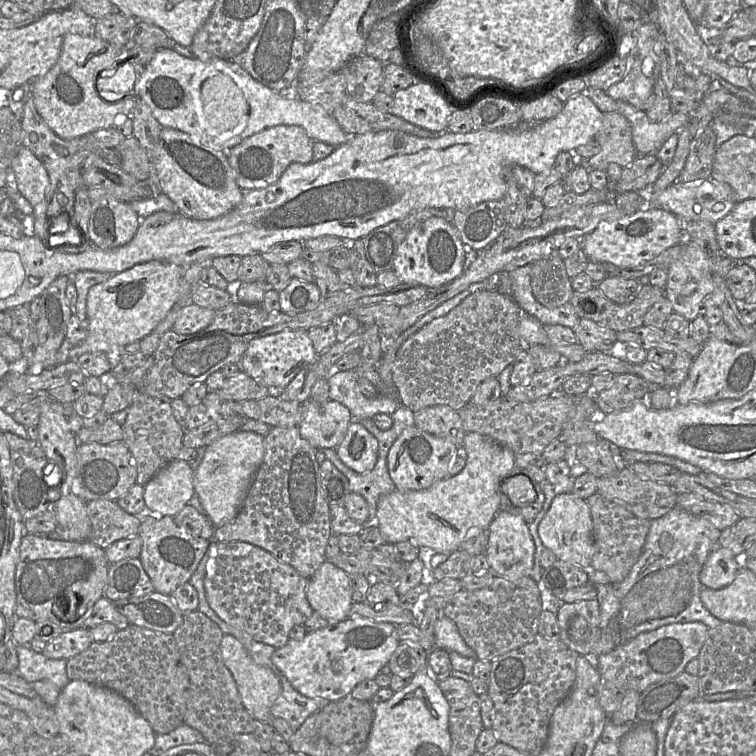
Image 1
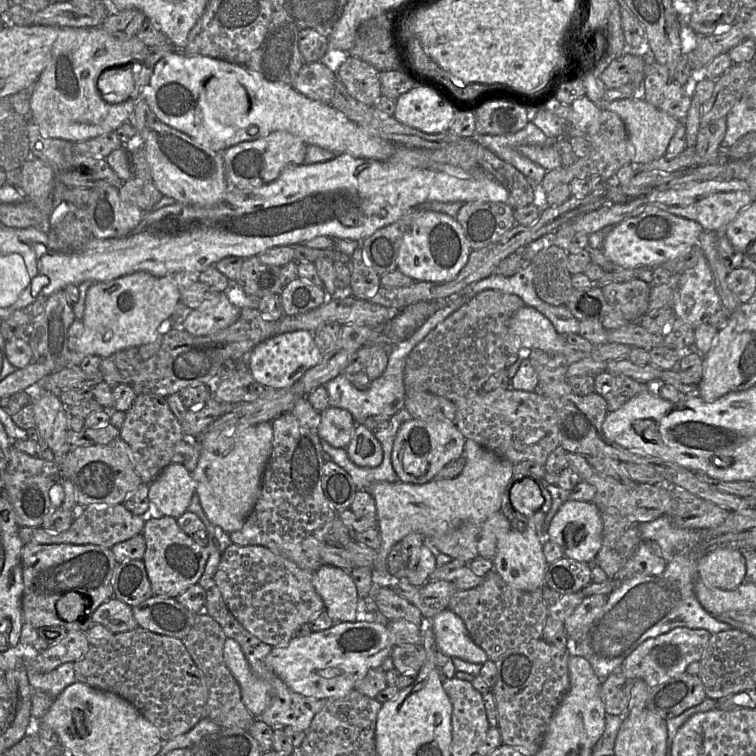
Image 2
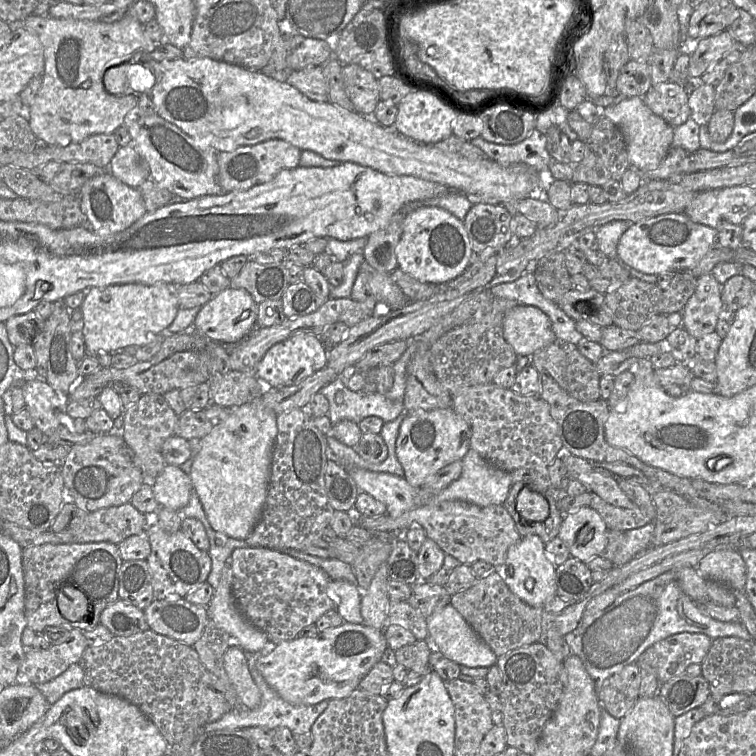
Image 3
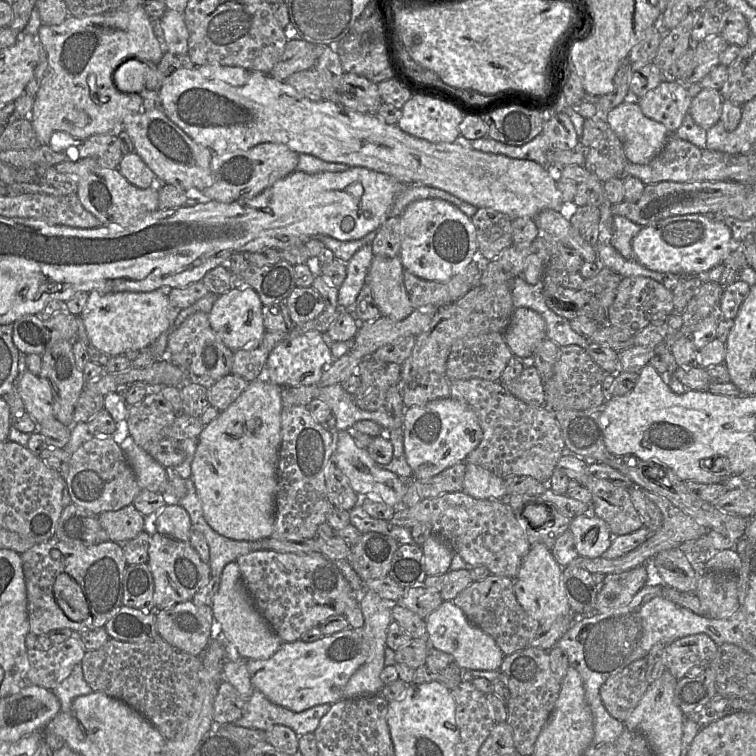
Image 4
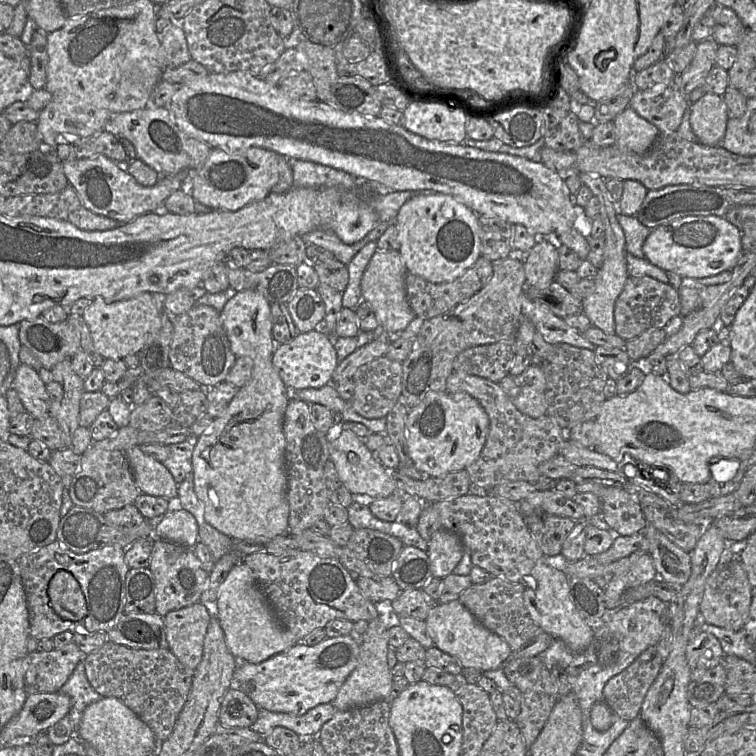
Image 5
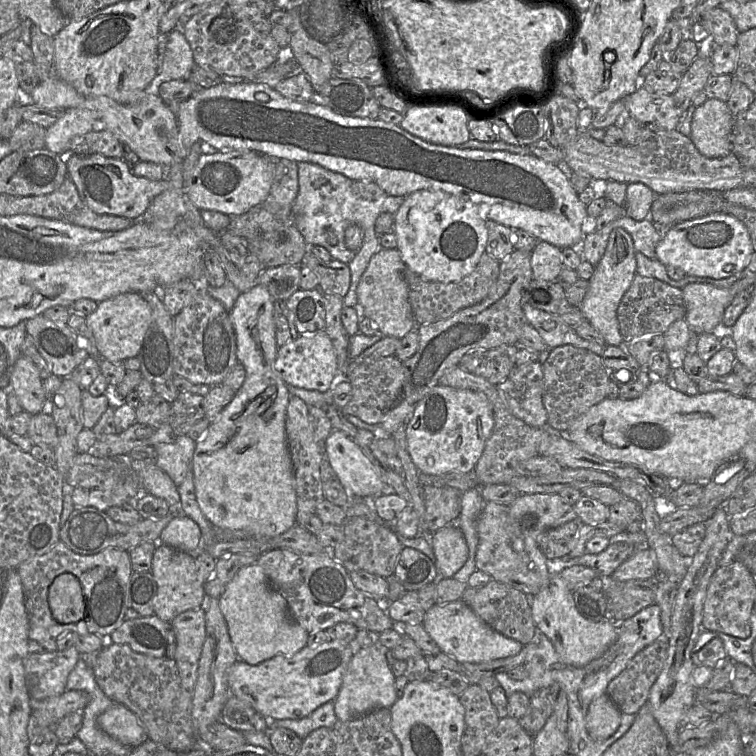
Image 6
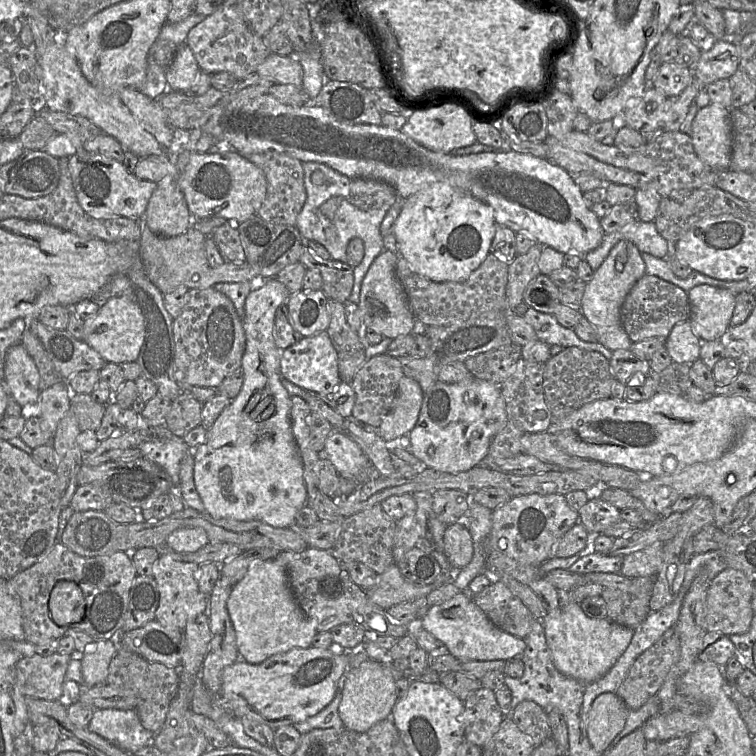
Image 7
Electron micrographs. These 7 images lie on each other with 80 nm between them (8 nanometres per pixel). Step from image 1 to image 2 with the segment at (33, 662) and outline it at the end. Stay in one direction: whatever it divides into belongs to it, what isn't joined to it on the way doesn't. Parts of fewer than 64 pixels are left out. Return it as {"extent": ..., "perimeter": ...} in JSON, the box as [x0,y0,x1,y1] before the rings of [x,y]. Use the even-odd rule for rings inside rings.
{"extent":[26,662,75,699],"perimeter":[[[66,662],[48,673],[39,673],[34,669],[26,669],[29,683],[34,690],[42,691],[53,699],[65,688],[75,683],[74,664]]]}

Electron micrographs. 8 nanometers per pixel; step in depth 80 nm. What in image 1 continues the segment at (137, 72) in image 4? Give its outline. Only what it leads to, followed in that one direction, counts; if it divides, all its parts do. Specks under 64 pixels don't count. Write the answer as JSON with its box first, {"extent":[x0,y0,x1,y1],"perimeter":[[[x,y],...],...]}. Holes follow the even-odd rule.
{"extent":[96,62,136,101],"perimeter":[[[120,62],[104,69],[99,74],[96,80],[96,88],[104,100],[110,101],[111,99],[106,96],[116,95],[124,97],[126,95],[131,95],[135,80],[136,72],[133,65],[129,62]]]}

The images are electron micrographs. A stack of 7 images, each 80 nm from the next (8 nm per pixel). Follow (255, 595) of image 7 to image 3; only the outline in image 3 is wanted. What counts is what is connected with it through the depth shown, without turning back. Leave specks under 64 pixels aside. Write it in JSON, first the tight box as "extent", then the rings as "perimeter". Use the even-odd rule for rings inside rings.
{"extent":[207,563,276,653],"perimeter":[[[226,563],[218,588],[207,606],[209,619],[216,627],[231,636],[232,643],[244,651],[270,653],[276,644],[268,636],[248,622],[238,609],[232,593],[232,568]]]}

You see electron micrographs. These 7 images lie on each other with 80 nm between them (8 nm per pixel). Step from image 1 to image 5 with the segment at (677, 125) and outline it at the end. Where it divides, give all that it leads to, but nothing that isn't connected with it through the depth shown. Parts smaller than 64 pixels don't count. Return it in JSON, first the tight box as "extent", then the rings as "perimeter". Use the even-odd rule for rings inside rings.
{"extent":[613,106,660,155],"perimeter":[[[630,106],[614,118],[613,124],[616,145],[638,155],[646,153],[660,134],[656,126],[640,117]]]}

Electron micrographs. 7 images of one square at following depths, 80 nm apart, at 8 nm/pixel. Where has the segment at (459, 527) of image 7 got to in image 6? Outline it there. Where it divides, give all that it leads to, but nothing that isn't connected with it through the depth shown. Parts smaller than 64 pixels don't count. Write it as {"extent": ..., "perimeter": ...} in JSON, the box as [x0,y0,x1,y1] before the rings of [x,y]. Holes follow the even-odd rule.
{"extent":[430,524,468,578],"perimeter":[[[456,524],[447,525],[430,537],[435,554],[435,566],[440,578],[451,578],[466,563],[468,547]]]}

